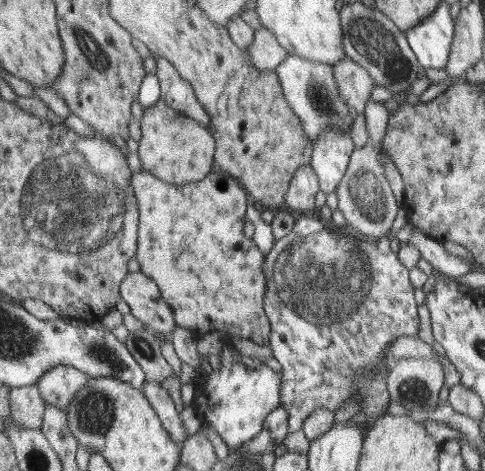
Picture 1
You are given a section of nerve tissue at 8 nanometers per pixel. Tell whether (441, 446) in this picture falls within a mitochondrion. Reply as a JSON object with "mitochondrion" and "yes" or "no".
{"mitochondrion":"no"}

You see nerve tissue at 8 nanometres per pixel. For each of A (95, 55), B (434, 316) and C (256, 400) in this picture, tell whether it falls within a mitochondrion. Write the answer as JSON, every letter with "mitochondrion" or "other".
{"A":"mitochondrion","B":"other","C":"other"}

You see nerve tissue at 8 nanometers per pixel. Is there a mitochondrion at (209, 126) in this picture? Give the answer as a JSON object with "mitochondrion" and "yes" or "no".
{"mitochondrion":"no"}

